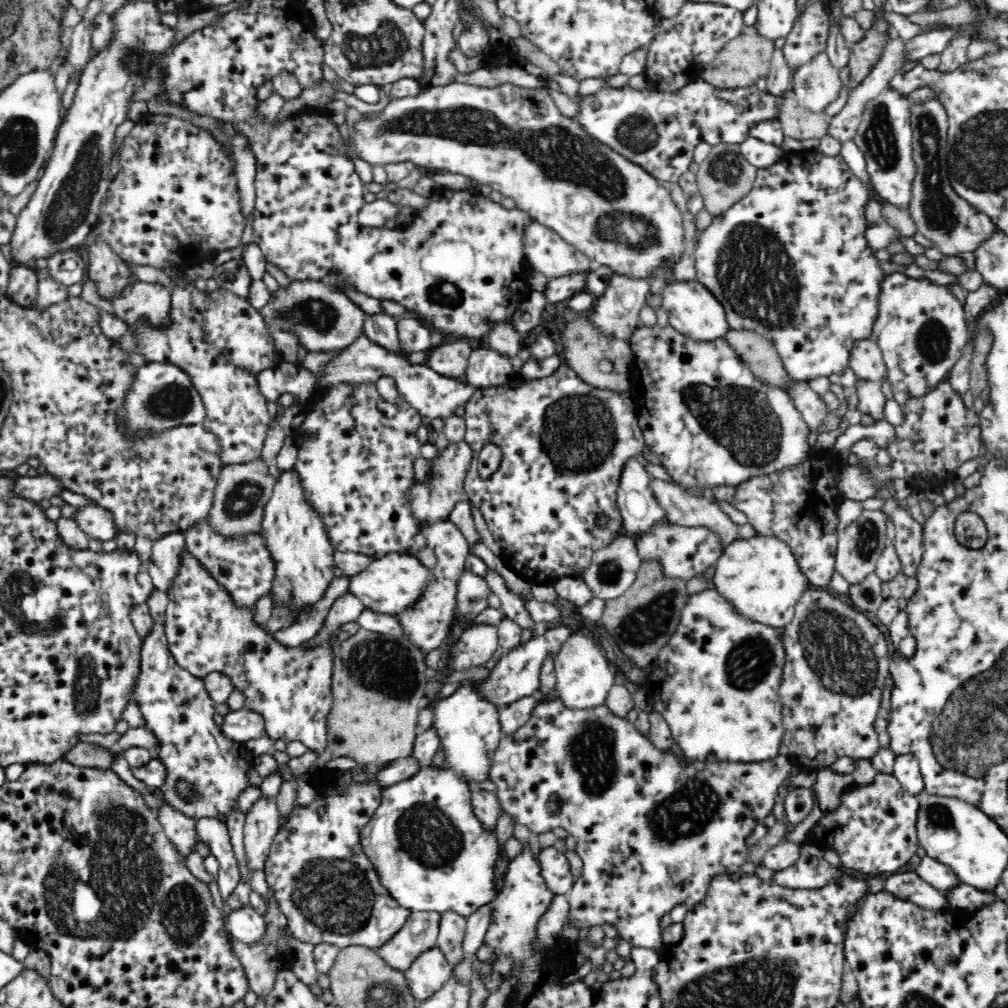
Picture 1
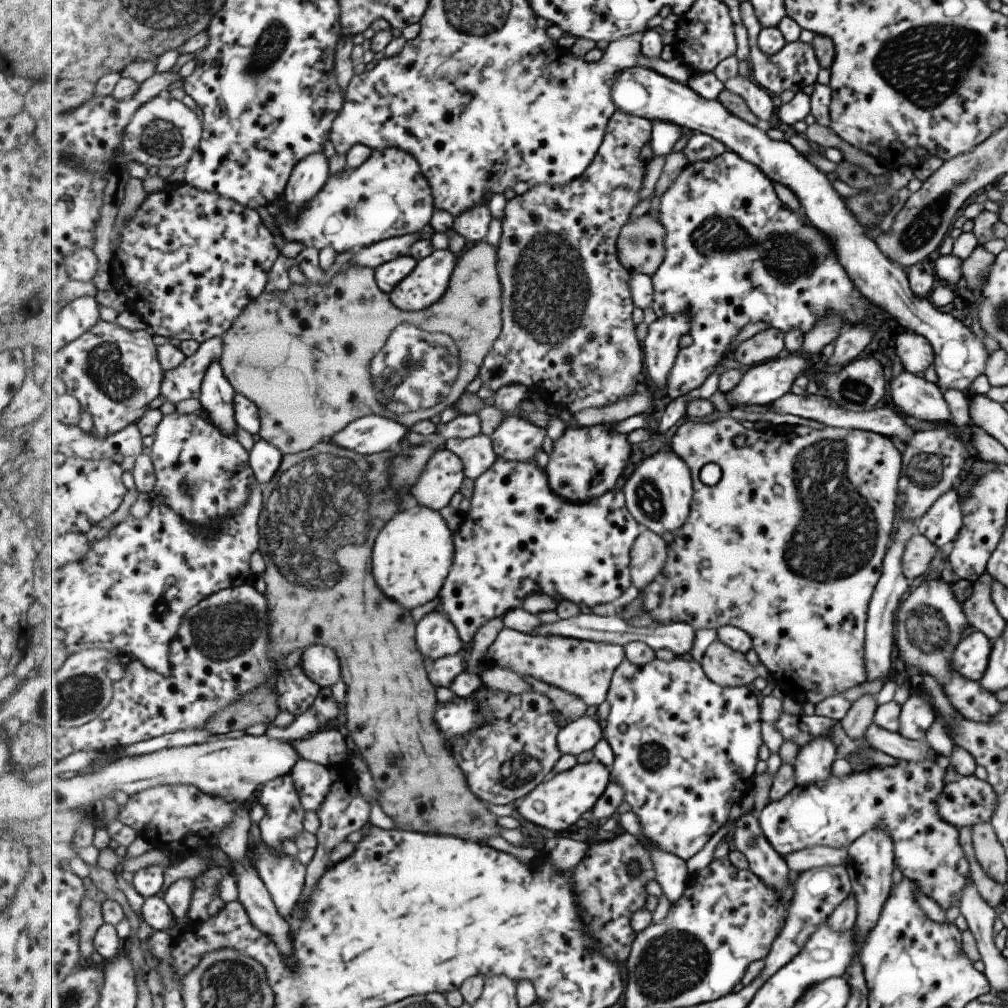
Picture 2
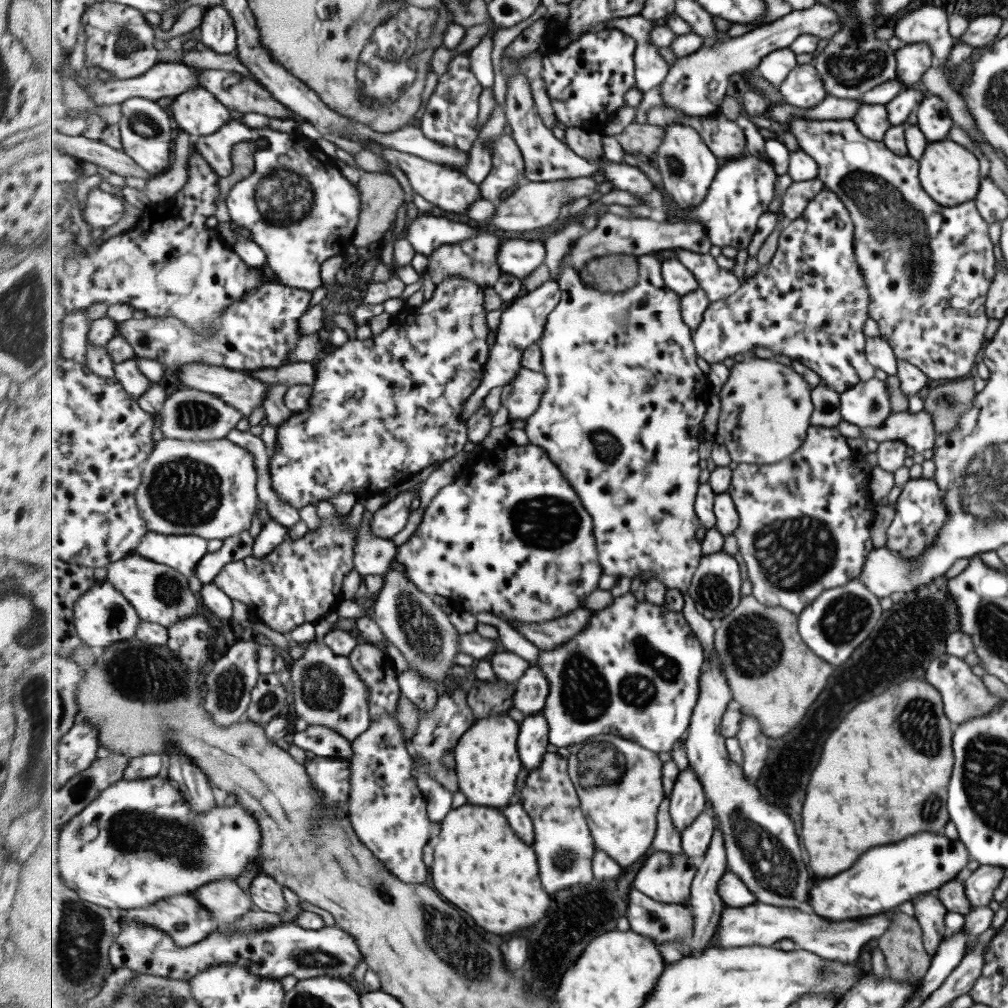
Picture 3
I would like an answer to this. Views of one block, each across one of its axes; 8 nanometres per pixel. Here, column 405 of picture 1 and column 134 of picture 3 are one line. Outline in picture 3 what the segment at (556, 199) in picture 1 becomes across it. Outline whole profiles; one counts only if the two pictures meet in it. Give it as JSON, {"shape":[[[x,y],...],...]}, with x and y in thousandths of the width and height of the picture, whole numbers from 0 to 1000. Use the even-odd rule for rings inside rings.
{"shape":[[[134,96],[120,103],[121,116],[118,120],[123,150],[137,161],[151,175],[166,171],[171,165],[170,143],[172,143],[172,125],[168,111],[162,109],[156,100]]]}

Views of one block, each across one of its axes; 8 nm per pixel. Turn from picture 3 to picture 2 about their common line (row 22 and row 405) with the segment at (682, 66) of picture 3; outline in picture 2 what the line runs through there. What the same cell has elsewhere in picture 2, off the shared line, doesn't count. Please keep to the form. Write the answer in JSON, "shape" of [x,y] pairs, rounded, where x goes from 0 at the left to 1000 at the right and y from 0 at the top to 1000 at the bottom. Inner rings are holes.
{"shape":[[[783,389],[772,395],[766,402],[768,409],[775,411],[788,411],[809,419],[814,419],[819,424],[826,424],[830,426],[854,426],[855,428],[864,428],[874,433],[891,435],[897,441],[904,435],[907,430],[906,426],[899,423],[894,412],[888,411],[886,406],[876,403],[872,405],[864,405],[864,407],[846,409],[828,401],[826,397],[822,396],[816,390],[811,390],[803,393],[795,393],[787,389]]]}

